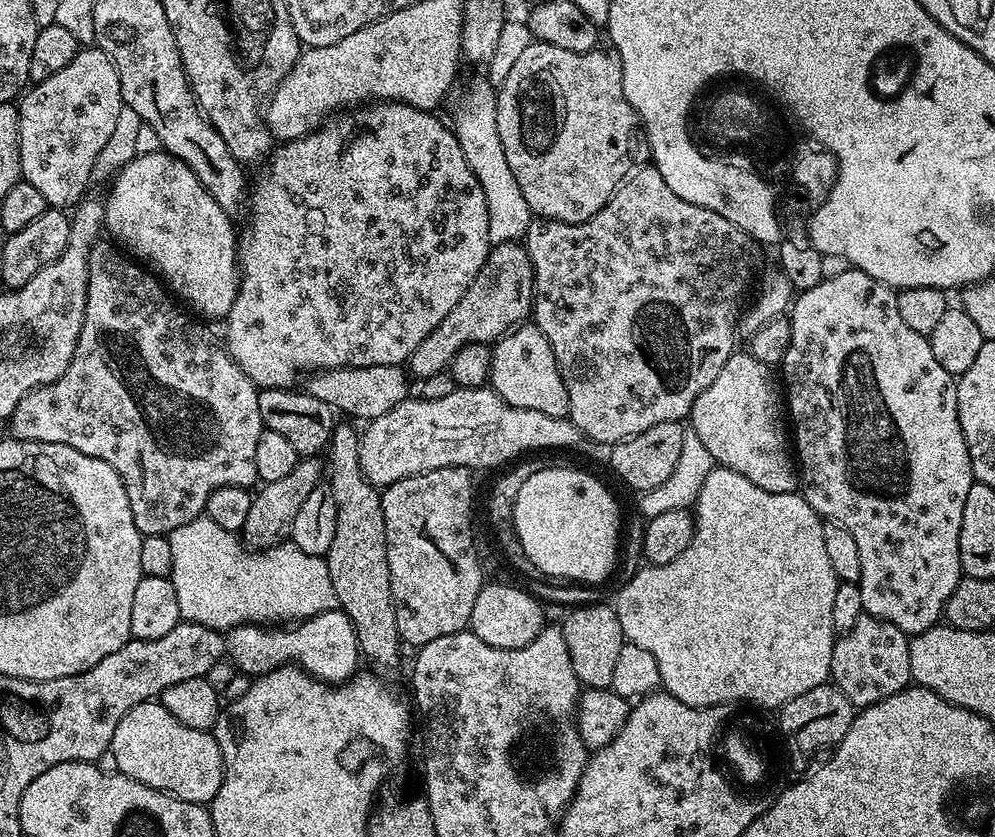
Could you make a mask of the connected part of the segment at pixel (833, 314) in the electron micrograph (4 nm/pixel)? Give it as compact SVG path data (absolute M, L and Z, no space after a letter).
M849 266L842 274L826 276L822 282L818 282L818 286L799 293L790 305L790 319L790 350L786 350L782 365L782 384L786 389L786 412L794 429L794 456L800 473L799 491L804 501L821 518L850 530L854 543L858 545L858 558L862 562L859 586L865 613L898 626L898 630L909 637L917 636L919 632L941 623L946 602L962 579L958 538L962 530L962 510L966 510L966 494L970 494L974 477L970 466L970 450L958 422L956 380L946 370L942 370L941 364L935 360L927 336L910 330L910 326L906 326L906 321L899 316L896 292L857 268Z

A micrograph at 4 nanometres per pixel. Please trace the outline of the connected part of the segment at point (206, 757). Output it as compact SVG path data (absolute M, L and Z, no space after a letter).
M158 702L131 708L114 730L111 749L120 767L120 775L159 792L169 792L186 802L211 805L222 786L224 763L215 735L211 731L182 726L182 722Z

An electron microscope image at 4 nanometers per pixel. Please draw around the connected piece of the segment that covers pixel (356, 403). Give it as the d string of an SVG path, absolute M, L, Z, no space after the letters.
M401 365L362 366L361 368L325 368L307 377L306 391L314 398L322 398L337 413L345 412L353 421L367 422L390 414L394 406L409 399L410 376Z

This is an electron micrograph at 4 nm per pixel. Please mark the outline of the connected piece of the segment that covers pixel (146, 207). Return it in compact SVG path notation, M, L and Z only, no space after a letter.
M167 150L159 151L141 151L115 174L110 184L112 189L104 200L104 227L107 235L112 235L109 237L129 257L151 269L197 317L205 321L223 321L230 306L234 306L236 291L240 289L238 232L232 229L233 217L227 216L222 206L210 198L186 162L171 156Z

